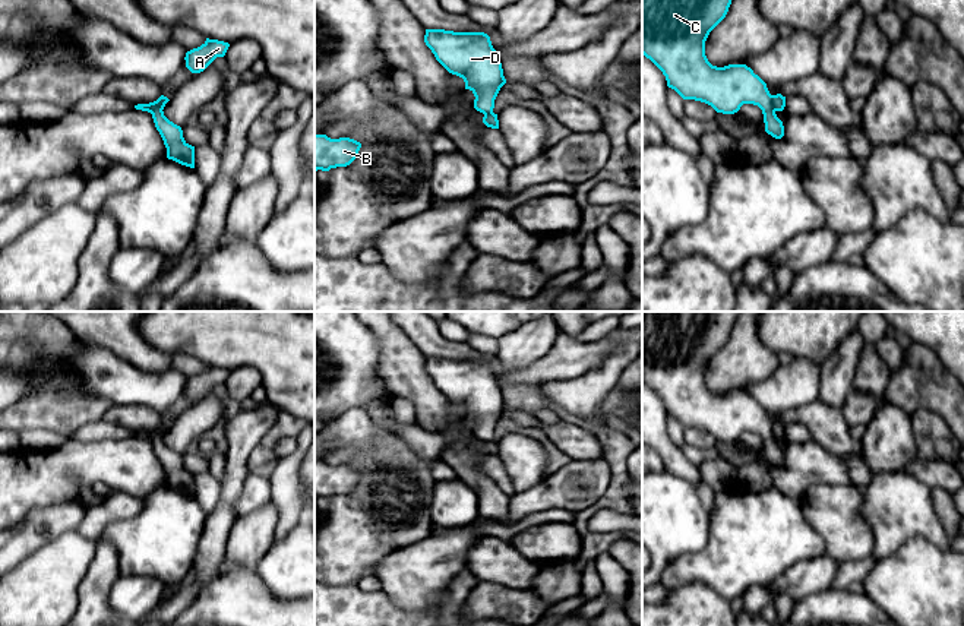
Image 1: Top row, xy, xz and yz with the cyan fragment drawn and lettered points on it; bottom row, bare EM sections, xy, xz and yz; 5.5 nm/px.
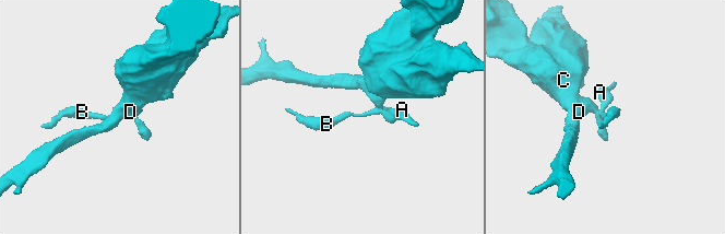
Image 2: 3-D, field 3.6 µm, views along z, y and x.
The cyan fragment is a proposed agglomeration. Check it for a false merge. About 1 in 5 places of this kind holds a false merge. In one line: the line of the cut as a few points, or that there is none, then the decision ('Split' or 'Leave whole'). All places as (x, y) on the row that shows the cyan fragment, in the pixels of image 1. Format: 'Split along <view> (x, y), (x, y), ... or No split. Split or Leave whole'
Split along yz (771, 95), (771, 104), (776, 110). Split

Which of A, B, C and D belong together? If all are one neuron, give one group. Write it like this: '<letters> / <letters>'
A B / C D

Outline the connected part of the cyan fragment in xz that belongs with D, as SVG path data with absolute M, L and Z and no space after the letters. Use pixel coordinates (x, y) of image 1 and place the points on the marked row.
M426 29L424 42L449 73L464 79L465 89L475 97L474 108L492 114L506 79L490 37L484 32Z

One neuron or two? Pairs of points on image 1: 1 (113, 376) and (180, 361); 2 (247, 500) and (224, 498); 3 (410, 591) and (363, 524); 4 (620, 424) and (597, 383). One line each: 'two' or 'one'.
1: two
2: two
3: one
4: two

